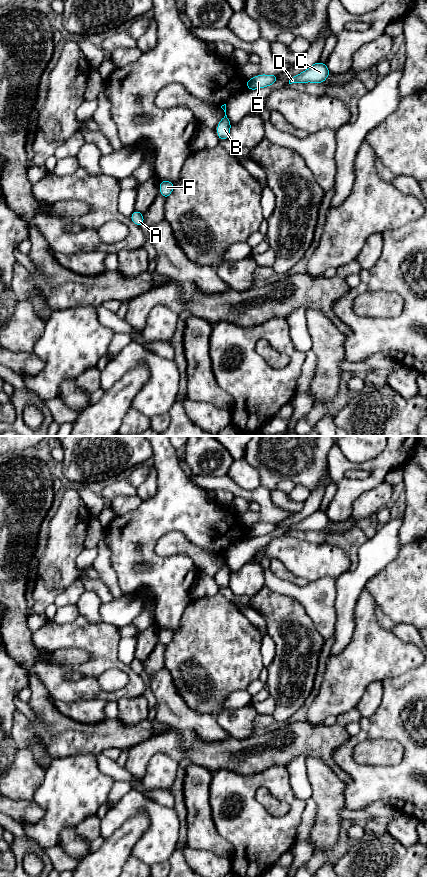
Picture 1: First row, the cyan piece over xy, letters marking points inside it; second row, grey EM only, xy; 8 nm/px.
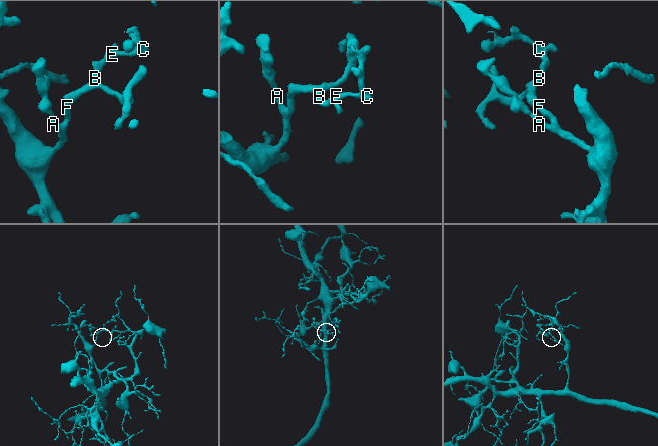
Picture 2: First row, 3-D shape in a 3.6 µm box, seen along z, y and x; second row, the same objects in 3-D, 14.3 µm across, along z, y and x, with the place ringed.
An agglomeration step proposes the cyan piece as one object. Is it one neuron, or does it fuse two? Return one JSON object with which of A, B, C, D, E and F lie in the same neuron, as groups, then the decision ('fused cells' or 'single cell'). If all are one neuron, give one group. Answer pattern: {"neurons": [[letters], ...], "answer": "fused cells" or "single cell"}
{"neurons": [["A", "B", "C", "D", "E", "F"]], "answer": "single cell"}

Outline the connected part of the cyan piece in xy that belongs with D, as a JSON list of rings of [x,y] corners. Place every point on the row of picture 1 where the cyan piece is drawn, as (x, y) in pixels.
[[[317,62],[304,72],[292,77],[289,80],[289,84],[305,82],[323,83],[329,74],[331,73],[328,70],[326,64]]]

